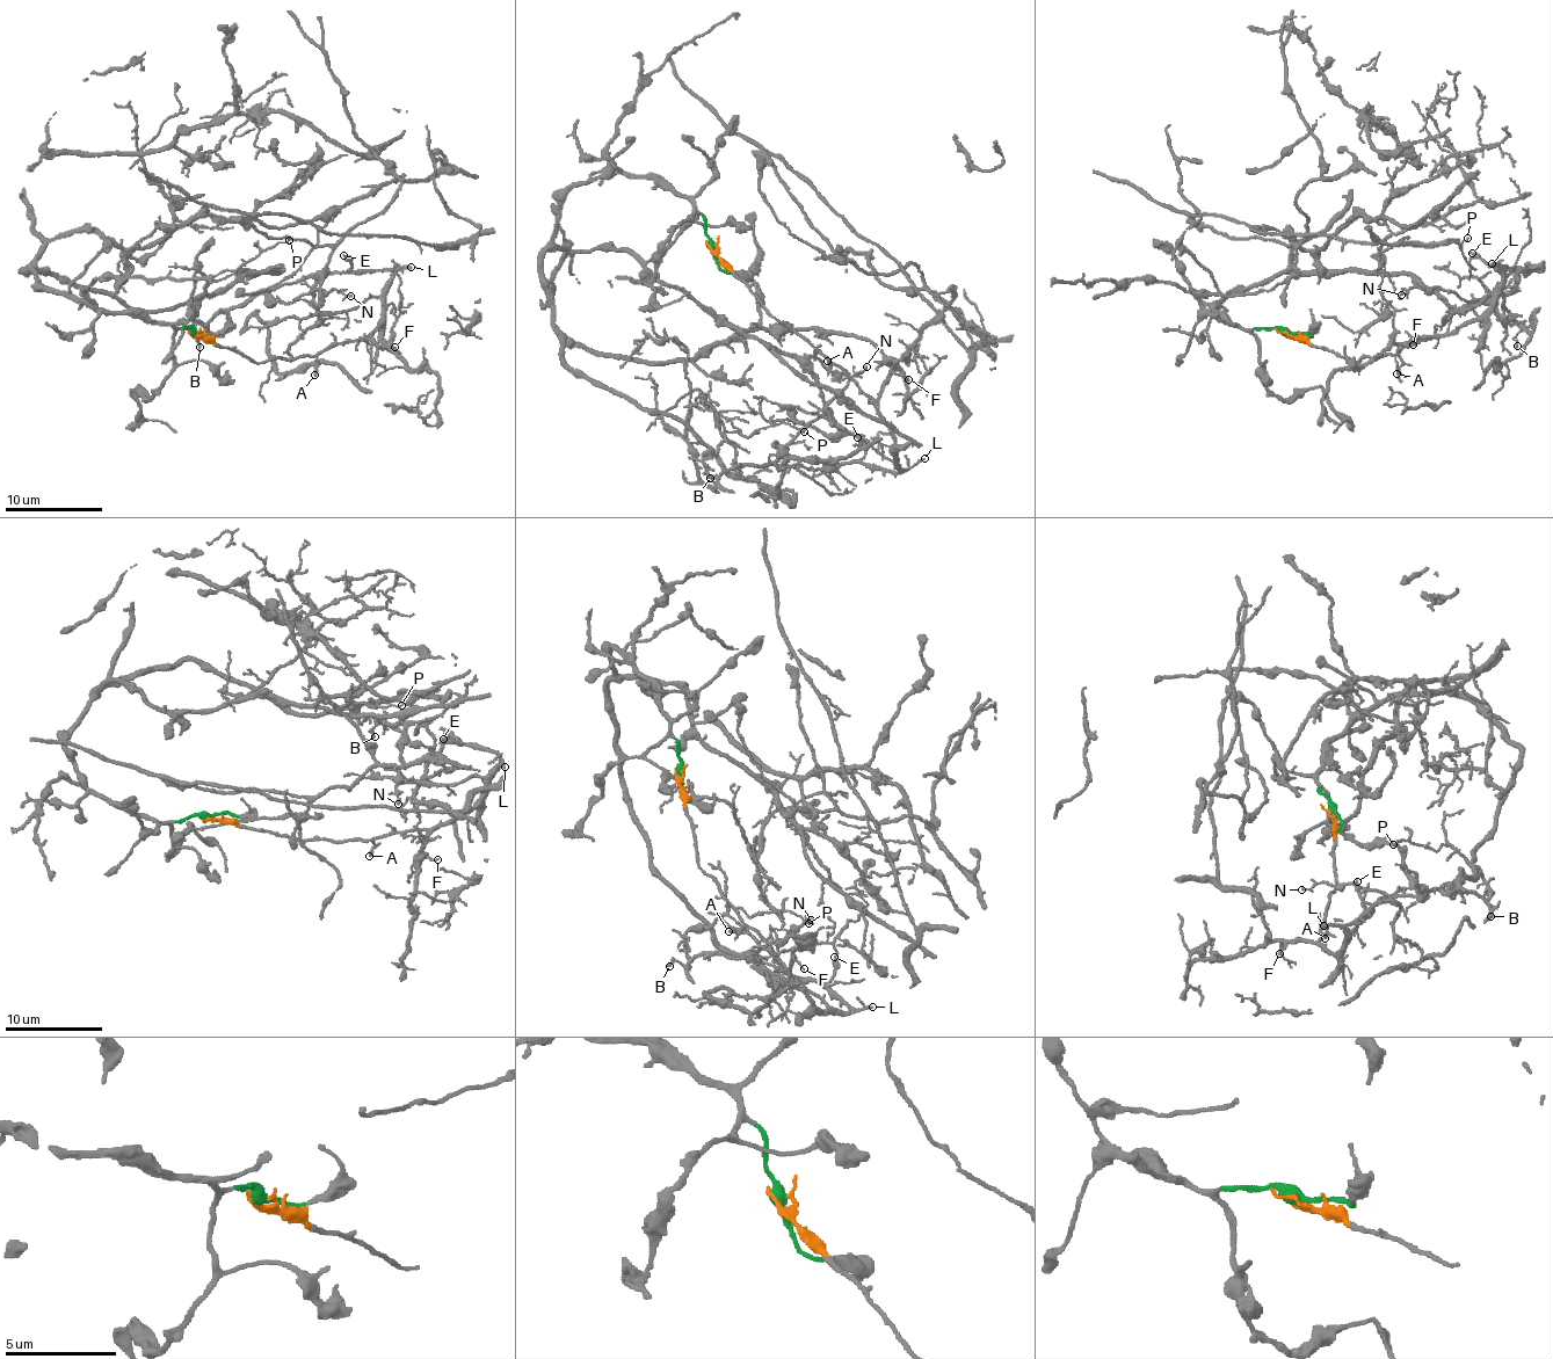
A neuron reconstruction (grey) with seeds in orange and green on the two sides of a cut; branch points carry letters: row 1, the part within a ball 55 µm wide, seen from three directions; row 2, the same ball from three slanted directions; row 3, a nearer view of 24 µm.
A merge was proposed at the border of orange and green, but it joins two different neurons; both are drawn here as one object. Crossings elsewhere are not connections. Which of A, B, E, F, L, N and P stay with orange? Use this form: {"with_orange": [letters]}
{"with_orange": ["A", "E", "F", "L"]}

